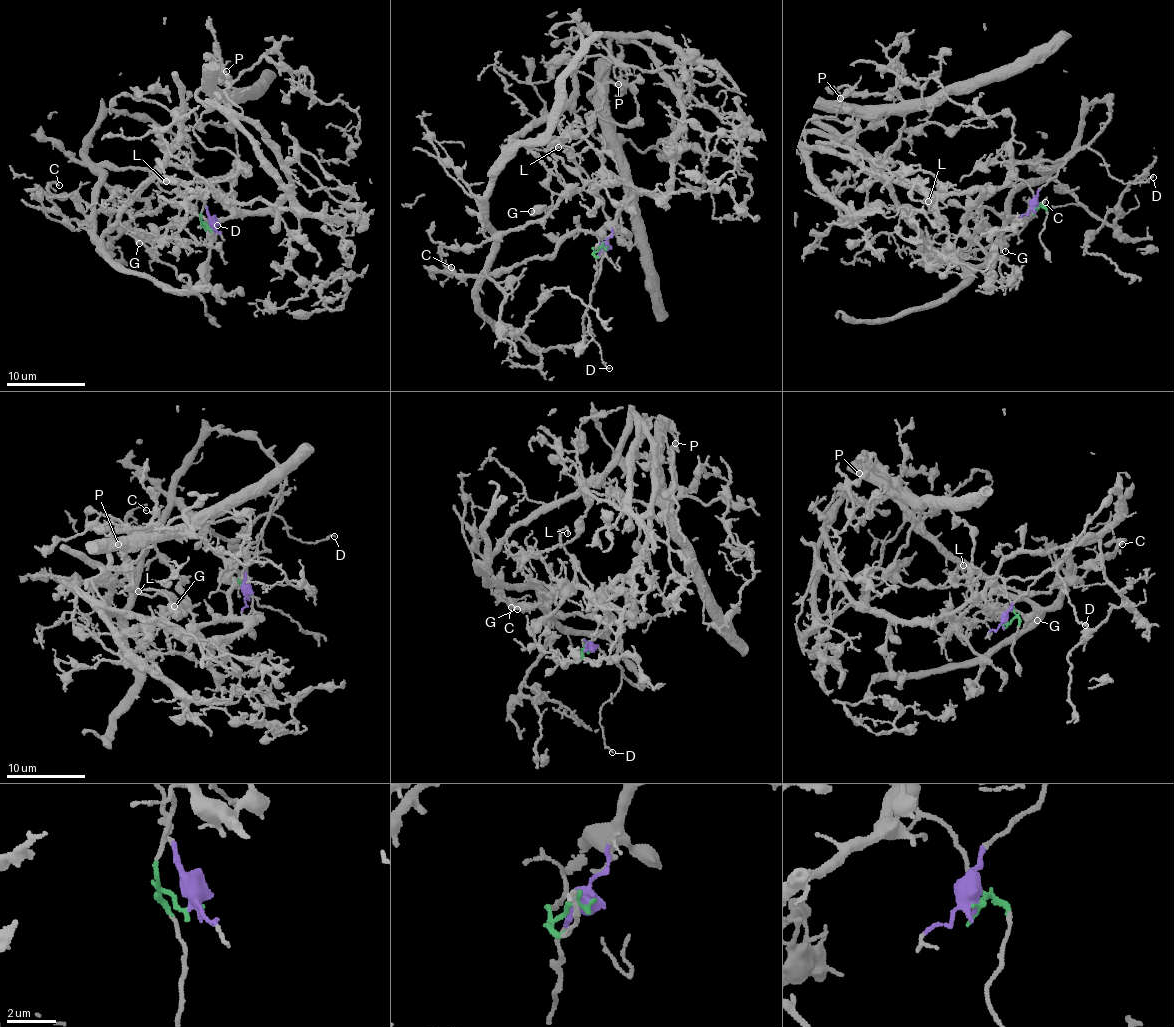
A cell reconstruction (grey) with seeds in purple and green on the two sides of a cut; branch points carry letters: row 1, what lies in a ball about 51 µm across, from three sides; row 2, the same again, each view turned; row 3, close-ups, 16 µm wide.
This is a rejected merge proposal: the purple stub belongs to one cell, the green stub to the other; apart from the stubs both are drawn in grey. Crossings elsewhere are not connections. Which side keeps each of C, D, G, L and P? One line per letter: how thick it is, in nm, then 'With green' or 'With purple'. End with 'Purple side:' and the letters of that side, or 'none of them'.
C: Thickness 150 nm. With green
D: Thickness 130 nm. With purple
G: Thickness 380 nm. With green
L: Thickness 160 nm. With green
P: Thickness 140 nm. With green
Purple side: D

